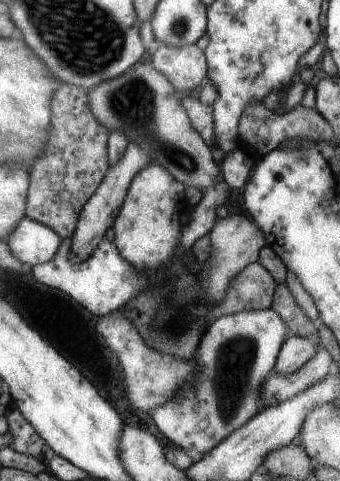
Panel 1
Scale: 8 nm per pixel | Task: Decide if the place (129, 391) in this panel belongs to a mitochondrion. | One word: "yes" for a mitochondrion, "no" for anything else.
no

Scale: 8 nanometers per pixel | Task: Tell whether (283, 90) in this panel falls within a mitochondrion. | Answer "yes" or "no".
no

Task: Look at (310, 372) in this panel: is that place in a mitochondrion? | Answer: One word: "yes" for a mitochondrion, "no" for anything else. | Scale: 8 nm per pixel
no

